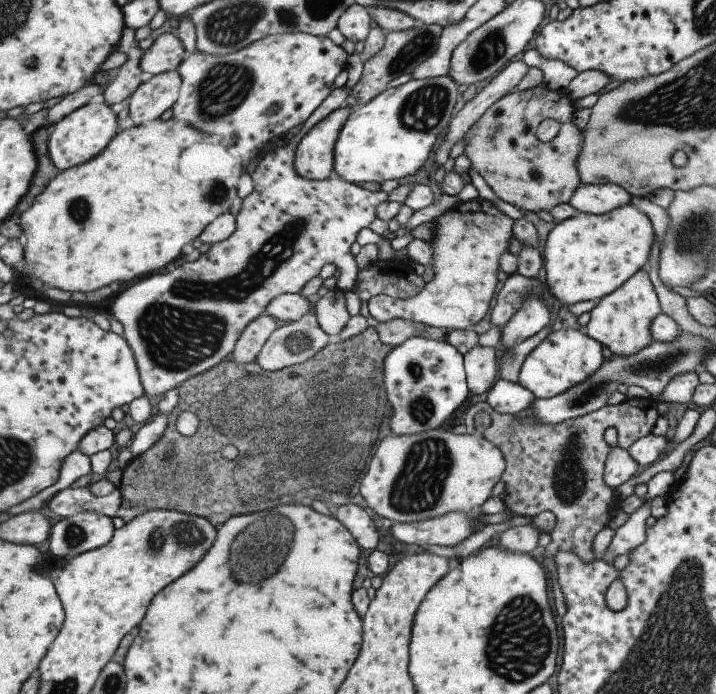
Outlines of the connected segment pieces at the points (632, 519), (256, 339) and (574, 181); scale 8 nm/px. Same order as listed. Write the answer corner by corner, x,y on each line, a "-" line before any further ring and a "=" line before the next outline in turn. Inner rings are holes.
649,501
643,502
639,508
628,514
624,524
614,530
613,538
603,553
603,560
612,565
619,554
628,554
636,546
645,542
645,520
651,514
=
265,314
249,322
237,338
229,358
239,364
253,363
257,353
269,338
269,334
278,325
276,319
=
543,84
507,93
491,104
465,132
459,142
464,146
462,153
469,160
470,168
483,178
497,198
527,212
549,212
553,206
567,204
580,185
576,162
583,144
583,134
571,123
573,111
573,102
565,92
549,90
-
549,118
560,122
560,129
553,140
543,143
535,136
536,126
541,120

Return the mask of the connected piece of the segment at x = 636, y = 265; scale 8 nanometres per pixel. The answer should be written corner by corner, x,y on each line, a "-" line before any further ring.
631,204
619,206
605,214
578,212
571,218
559,221
547,234
543,244
542,279
548,292
556,298
565,309
570,304
597,300
619,288
637,270
647,265
649,250
653,244
654,230
645,213

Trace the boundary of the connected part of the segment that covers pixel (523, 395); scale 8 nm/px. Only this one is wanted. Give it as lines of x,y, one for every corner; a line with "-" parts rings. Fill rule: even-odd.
496,379
487,391
486,403
501,414
513,415
532,405
534,396
518,382

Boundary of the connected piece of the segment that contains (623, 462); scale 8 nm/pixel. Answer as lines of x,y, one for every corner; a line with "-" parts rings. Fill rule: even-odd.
611,426
605,428
603,440
611,450
607,452
607,458
605,458
602,479
607,488
614,490
637,474
638,464
629,456
629,452
626,449
617,445
615,428

